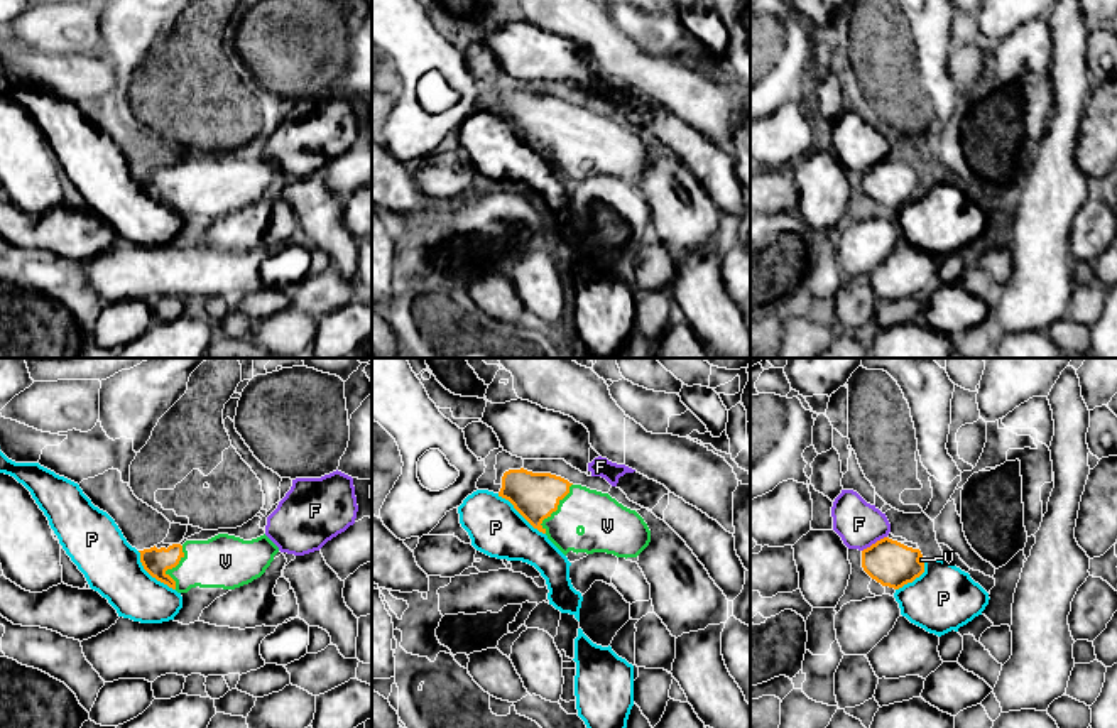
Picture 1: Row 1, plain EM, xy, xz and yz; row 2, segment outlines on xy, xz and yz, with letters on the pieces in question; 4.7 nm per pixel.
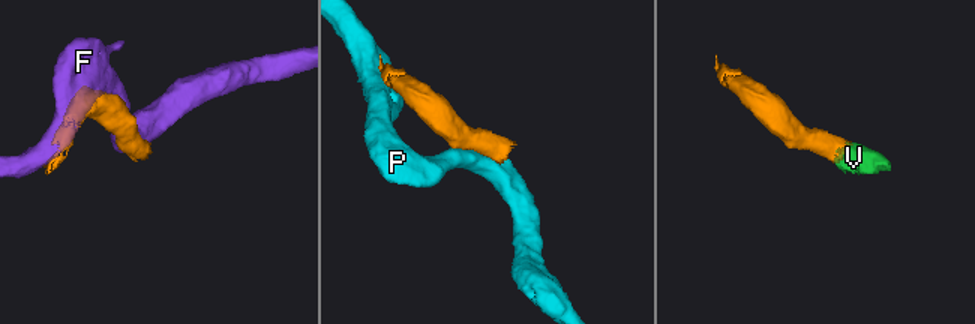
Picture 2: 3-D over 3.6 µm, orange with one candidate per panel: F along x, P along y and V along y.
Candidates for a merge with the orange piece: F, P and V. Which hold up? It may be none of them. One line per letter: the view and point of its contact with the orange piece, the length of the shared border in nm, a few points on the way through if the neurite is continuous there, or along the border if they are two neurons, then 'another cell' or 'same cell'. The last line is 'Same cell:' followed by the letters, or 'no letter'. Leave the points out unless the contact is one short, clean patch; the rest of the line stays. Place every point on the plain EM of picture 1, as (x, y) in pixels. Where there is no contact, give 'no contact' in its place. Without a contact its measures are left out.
F: meets orange in yz at (876, 164); contact 140 nm long; another cell
P: meets orange in xz at (521, 135); contact 300 nm long; another cell
V: meets orange in xz at (556, 130); contact 280 nm long; runs through xz (534, 117), (556, 130), (588, 130), (605, 146); same cell
Same cell: V

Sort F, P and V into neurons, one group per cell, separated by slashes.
F / P / V

